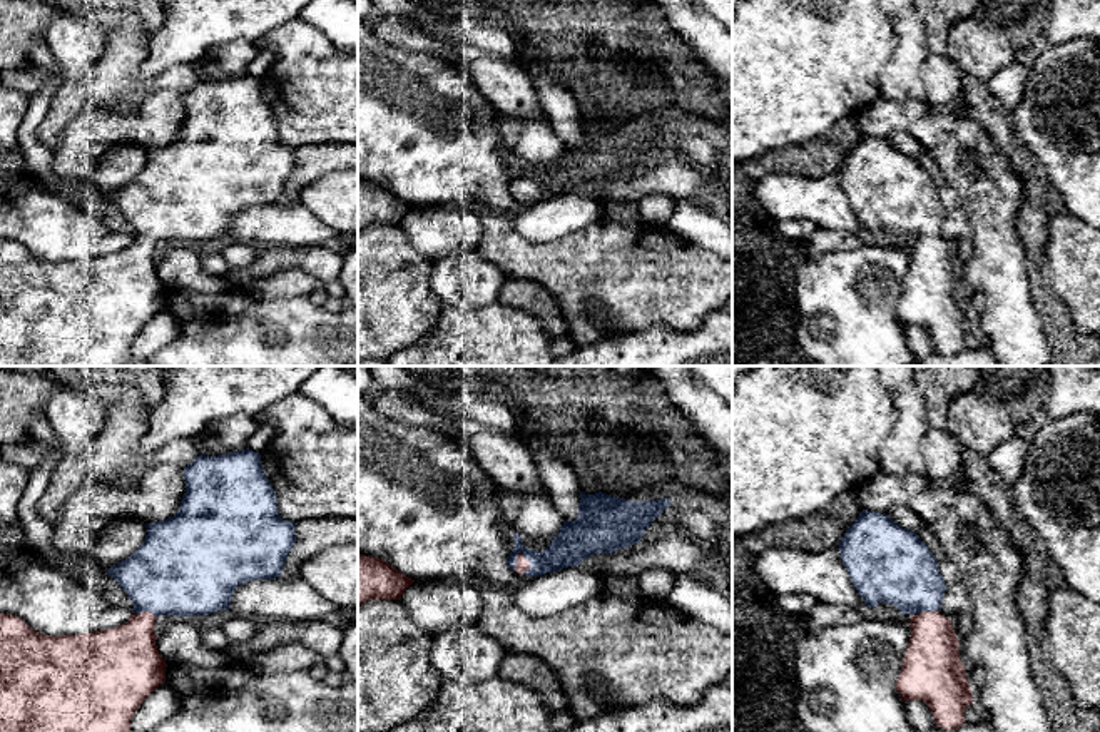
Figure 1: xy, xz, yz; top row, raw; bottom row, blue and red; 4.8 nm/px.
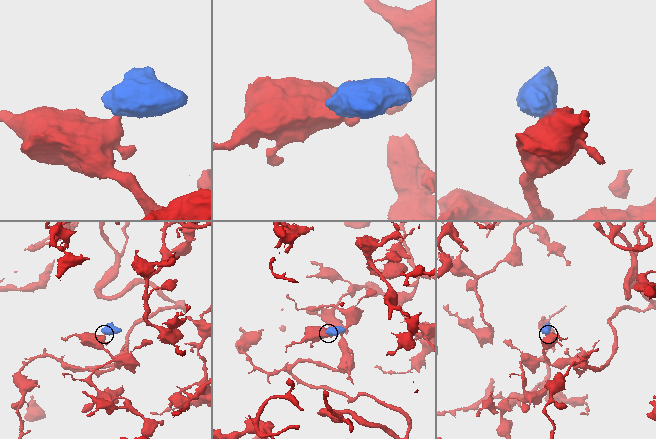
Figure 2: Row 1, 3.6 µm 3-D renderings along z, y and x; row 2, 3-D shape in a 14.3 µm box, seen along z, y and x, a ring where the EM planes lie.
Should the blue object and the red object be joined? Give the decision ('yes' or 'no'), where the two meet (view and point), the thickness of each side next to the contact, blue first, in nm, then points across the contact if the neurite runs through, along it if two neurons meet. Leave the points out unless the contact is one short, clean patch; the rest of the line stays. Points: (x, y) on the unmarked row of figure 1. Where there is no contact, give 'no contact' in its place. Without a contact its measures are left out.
yes; contact xz (530, 189); calibres 190 and 70 nm; way xz (575, 166), (559, 181), (530, 189), (522, 191)

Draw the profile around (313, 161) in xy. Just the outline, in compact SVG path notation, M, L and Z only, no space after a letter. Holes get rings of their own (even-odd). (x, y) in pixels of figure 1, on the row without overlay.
M303 144L294 150L296 169L288 179L279 207L301 204L306 186L316 179L336 170L351 170L358 167L358 144Z

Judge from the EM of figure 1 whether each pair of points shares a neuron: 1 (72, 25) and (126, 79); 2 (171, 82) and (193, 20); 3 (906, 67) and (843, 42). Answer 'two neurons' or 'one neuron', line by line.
1: two neurons
2: two neurons
3: two neurons

